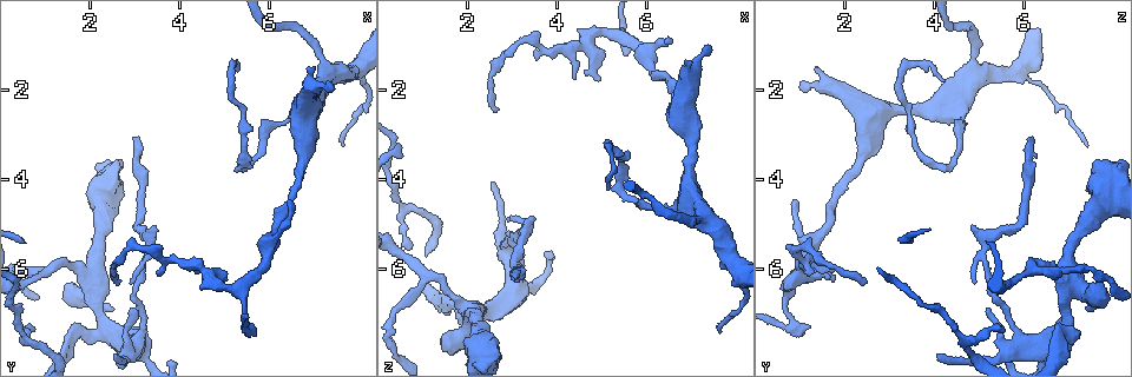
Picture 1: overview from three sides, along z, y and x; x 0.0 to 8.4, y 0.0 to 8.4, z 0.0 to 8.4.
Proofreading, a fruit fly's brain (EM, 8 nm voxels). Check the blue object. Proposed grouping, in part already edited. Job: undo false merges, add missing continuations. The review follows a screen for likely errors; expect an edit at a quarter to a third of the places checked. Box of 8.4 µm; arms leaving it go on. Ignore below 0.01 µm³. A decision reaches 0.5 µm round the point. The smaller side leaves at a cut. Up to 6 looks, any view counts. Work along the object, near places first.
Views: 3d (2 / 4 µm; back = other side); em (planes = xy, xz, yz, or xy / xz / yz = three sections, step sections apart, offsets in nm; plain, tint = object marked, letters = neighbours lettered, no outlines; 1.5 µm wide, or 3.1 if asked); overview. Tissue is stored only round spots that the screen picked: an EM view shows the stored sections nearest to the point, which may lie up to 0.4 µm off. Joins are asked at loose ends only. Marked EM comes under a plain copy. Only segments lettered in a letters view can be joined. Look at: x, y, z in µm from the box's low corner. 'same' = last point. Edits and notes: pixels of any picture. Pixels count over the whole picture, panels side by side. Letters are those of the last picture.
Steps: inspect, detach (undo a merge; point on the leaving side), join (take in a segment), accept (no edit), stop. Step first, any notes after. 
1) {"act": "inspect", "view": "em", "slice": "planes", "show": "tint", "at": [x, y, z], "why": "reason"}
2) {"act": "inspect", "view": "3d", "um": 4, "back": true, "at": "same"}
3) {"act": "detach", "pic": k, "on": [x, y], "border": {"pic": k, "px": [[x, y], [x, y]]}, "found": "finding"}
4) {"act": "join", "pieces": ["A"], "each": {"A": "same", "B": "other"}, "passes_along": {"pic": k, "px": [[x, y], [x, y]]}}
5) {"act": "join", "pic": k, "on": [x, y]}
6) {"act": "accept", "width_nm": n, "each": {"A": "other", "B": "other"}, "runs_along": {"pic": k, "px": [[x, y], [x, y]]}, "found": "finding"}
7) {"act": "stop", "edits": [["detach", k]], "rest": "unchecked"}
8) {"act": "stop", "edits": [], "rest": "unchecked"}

{"act": "inspect", "view": "em", "slice": "planes", "show": "letters", "at": [3.05, 3.05, 6.15], "why": "long arm stops here"}

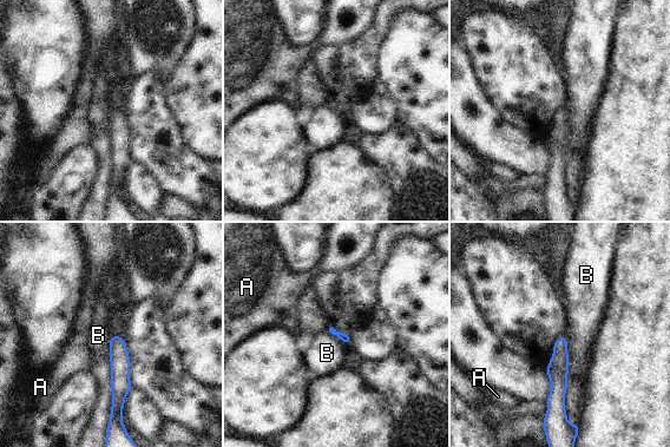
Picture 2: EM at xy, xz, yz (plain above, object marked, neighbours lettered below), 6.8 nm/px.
{"act": "accept", "each": {"A": "other", "B": "other"}, "border": {"pic": 2, "px": [[565, 335], [567, 416]]}, "found": "no lettered segment goes on from it"}

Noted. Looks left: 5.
{"act": "inspect", "view": "3d", "um": 2, "at": [2.55, 6.25, 2.50], "why": "long arm stops here"}

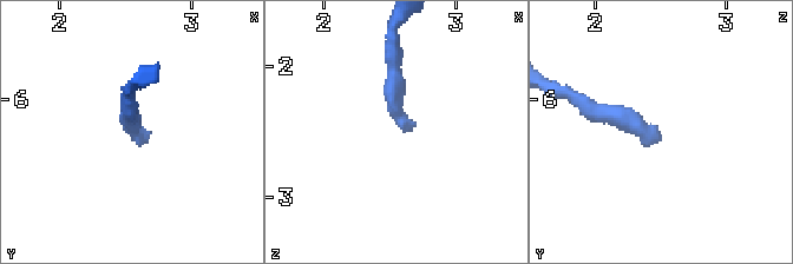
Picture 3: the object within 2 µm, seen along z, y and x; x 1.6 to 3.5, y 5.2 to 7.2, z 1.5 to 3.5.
{"act": "inspect", "view": "em", "slice": "xy", "step": 4, "show": "tint", "at": [2.56, 6.32, 2.48]}

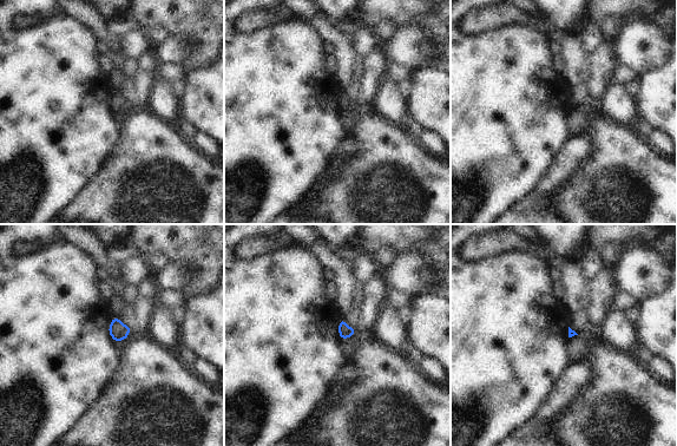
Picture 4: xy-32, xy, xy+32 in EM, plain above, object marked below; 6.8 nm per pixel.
{"act": "inspect", "view": "em", "slice": "planes", "show": "letters", "at": "same"}

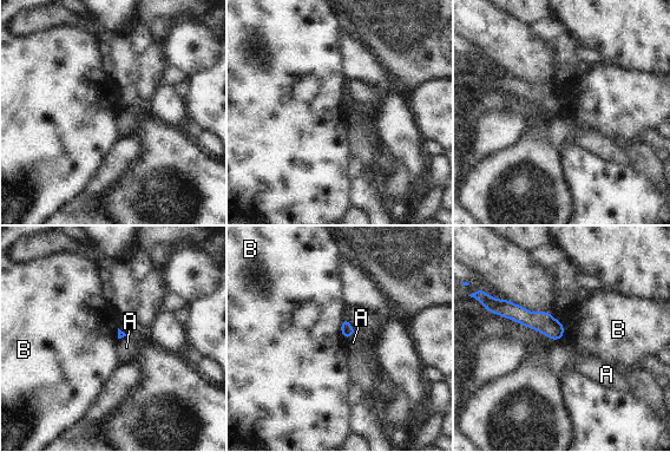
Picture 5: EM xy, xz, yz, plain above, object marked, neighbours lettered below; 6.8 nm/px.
{"act": "accept", "each": {"A": "other", "B": "other"}, "runs_along": {"pic": 5, "px": [[501, 312], [543, 321], [560, 333]]}, "found": "none of them fits"}

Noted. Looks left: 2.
{"act": "inspect", "view": "em", "slice": "planes", "show": "letters", "at": [5.45, 7.10, 0.70], "why": "sharp bend"}

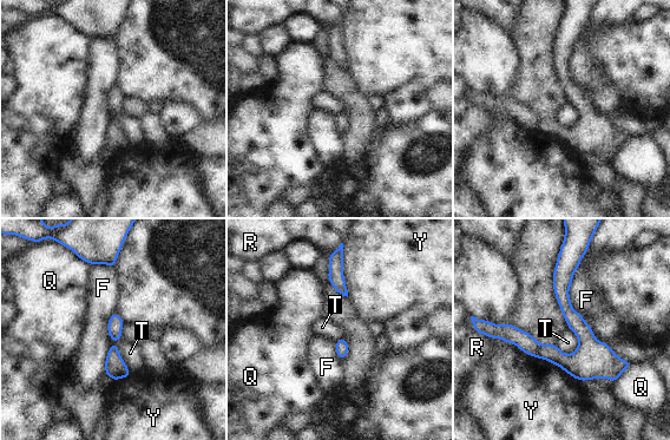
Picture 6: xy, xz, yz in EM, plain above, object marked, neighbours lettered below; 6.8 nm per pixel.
{"act": "accept", "each": {"F": "other", "Q": "other", "R": "other", "T": "other", "Y": "other"}, "border": {"pic": 6, "px": [[569, 328], [578, 345], [564, 354]]}, "found": "all the same neuron"}

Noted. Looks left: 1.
{"act": "stop", "edits": [], "rest": "unchecked"}

